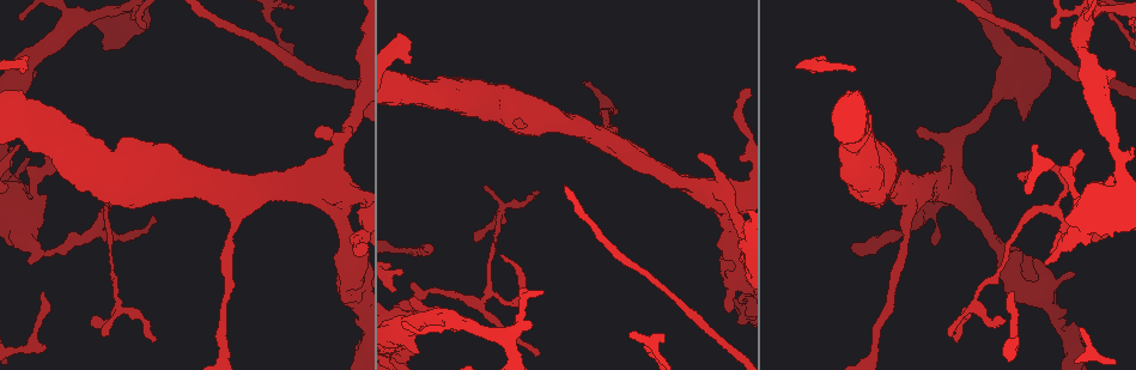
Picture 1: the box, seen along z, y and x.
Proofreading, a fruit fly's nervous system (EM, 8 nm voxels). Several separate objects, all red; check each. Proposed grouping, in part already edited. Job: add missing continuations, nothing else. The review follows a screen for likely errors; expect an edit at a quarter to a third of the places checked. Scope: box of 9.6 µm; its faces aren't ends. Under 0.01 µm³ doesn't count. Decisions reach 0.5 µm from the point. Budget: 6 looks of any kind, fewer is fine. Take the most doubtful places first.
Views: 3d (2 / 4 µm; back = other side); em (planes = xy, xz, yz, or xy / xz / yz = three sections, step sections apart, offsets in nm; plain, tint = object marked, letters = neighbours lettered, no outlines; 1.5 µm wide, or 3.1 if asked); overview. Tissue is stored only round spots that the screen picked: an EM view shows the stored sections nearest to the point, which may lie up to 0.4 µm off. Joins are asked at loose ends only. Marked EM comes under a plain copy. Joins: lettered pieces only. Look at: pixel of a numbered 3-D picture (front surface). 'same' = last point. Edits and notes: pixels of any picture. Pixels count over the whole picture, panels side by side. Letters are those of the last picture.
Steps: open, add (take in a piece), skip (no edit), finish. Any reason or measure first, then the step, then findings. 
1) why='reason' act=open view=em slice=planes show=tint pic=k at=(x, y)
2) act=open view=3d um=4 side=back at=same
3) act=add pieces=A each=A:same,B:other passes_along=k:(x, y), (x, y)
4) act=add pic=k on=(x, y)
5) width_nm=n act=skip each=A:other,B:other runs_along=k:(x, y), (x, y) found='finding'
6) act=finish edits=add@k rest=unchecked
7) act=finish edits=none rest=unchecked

why='tapers out' act=open view=em slice=yz step=4 show=letters pic=1 at=(534, 354)

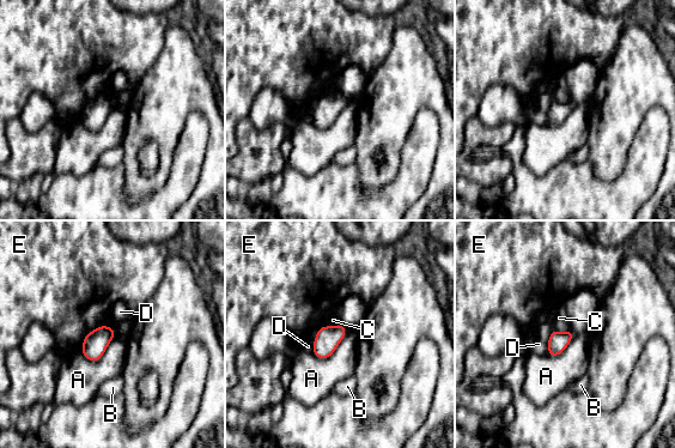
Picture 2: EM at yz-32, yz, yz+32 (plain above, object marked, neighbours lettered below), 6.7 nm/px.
why='another direction' act=open view=em slice=planes show=letters at=same

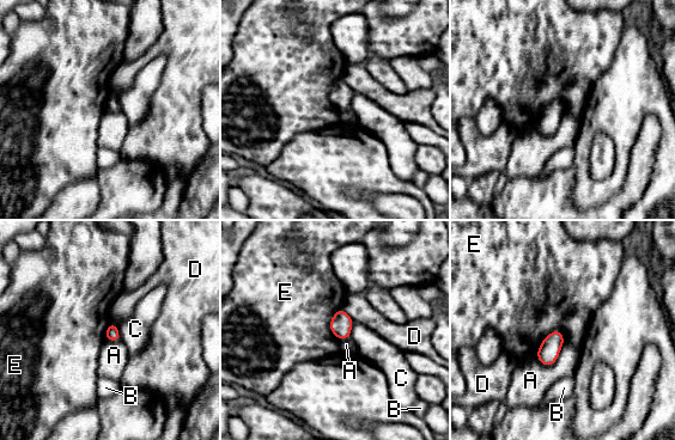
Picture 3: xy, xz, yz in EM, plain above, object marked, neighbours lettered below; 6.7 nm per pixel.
longest_contact=E:240nm act=skip each=A:other,B:other,C:other,D:other,E:other border=3:(561, 331), (548, 334), (535, 353) found='no lettered piece goes on from it'

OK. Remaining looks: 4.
why='an open end' act=open view=3d um=4 side=back pic=1 at=(699, 157)

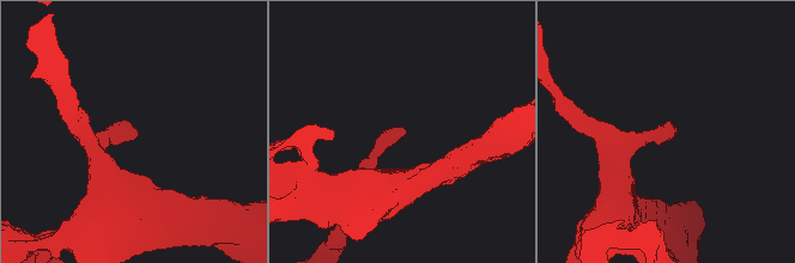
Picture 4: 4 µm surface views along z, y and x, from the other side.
act=open view=em slice=planes show=letters pic=4 at=(403, 131)

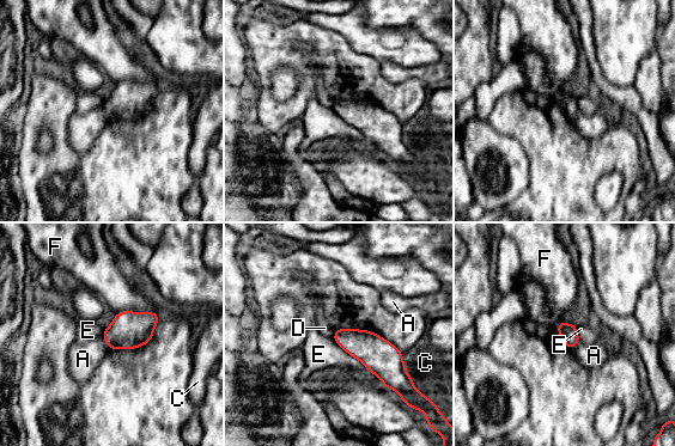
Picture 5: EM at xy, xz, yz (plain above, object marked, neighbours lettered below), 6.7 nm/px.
act=skip each=A:other,C:other,D:other,E:other,F:other border=5:(102, 336), (109, 348) found='none of them fits'

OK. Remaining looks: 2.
why='branch stops here' act=open view=em slice=yz step=8 show=letters pic=1 at=(538, 194)

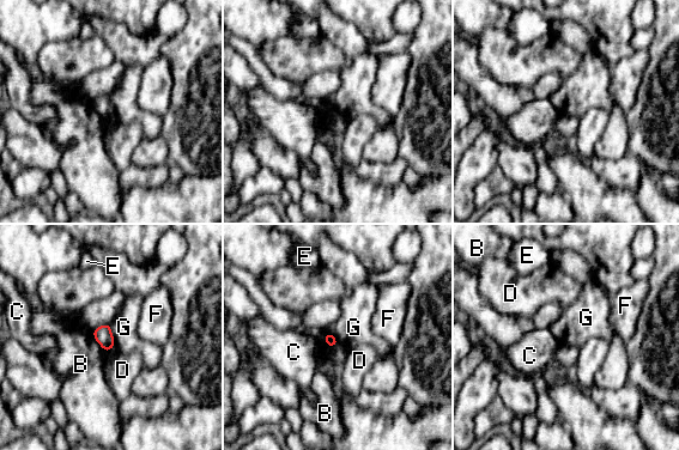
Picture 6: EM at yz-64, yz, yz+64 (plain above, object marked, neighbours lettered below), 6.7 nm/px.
act=open view=em slice=planes show=letters at=same

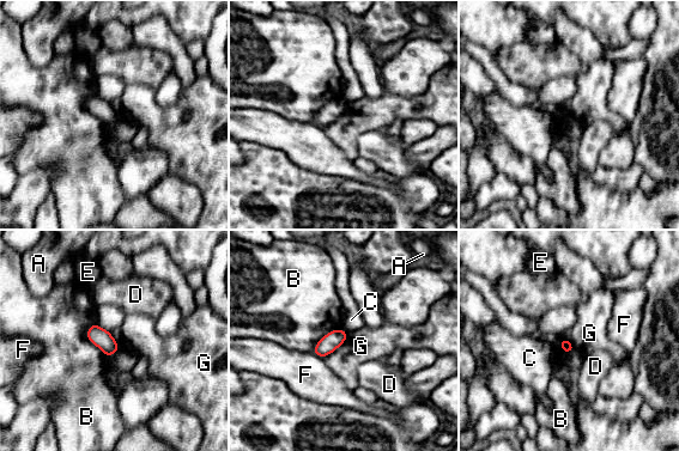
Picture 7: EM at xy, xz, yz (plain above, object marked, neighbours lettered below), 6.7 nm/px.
act=skip each=A:other,B:other,C:other,D:other,E:other,F:other,G:other found='no lettered piece goes on from it'

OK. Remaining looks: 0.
act=finish edits=none rest=unchecked

